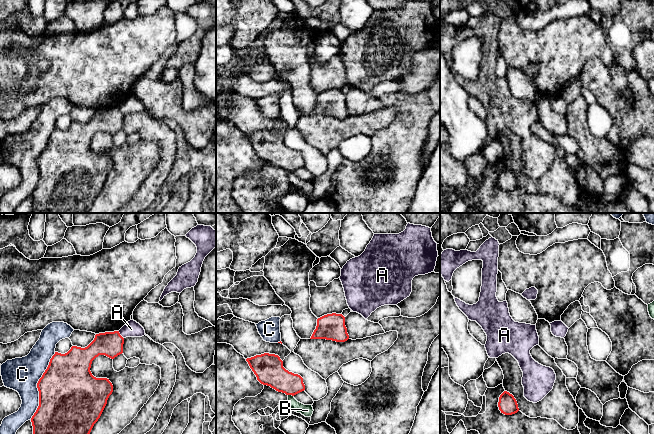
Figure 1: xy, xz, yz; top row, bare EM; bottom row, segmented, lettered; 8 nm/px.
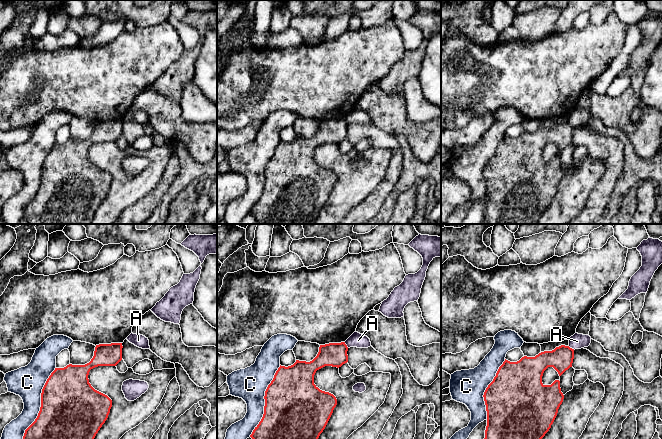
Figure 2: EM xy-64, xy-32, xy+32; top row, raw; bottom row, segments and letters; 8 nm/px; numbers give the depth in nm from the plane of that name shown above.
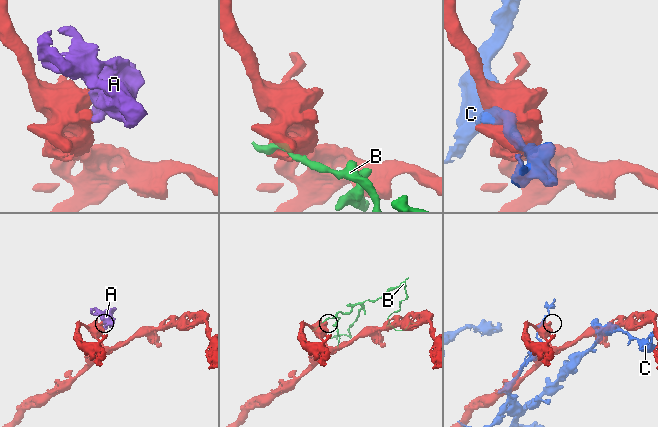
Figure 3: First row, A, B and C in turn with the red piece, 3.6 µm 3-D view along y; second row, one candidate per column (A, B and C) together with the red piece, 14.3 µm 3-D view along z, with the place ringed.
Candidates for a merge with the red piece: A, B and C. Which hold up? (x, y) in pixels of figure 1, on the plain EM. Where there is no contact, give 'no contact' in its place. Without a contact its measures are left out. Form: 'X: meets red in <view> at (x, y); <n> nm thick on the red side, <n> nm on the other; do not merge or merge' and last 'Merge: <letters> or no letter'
A: meets red in xy at (120, 111); 200 nm thick on the red side, 130 nm on the other; do not merge
B: meets red in xz at (291, 170); 220 nm thick on the red side, 100 nm on the other; do not merge
C: meets red in xy at (37, 161); 460 nm thick on the red side, 280 nm on the other; do not merge
Merge: no letter

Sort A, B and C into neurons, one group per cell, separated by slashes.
A / B / C

